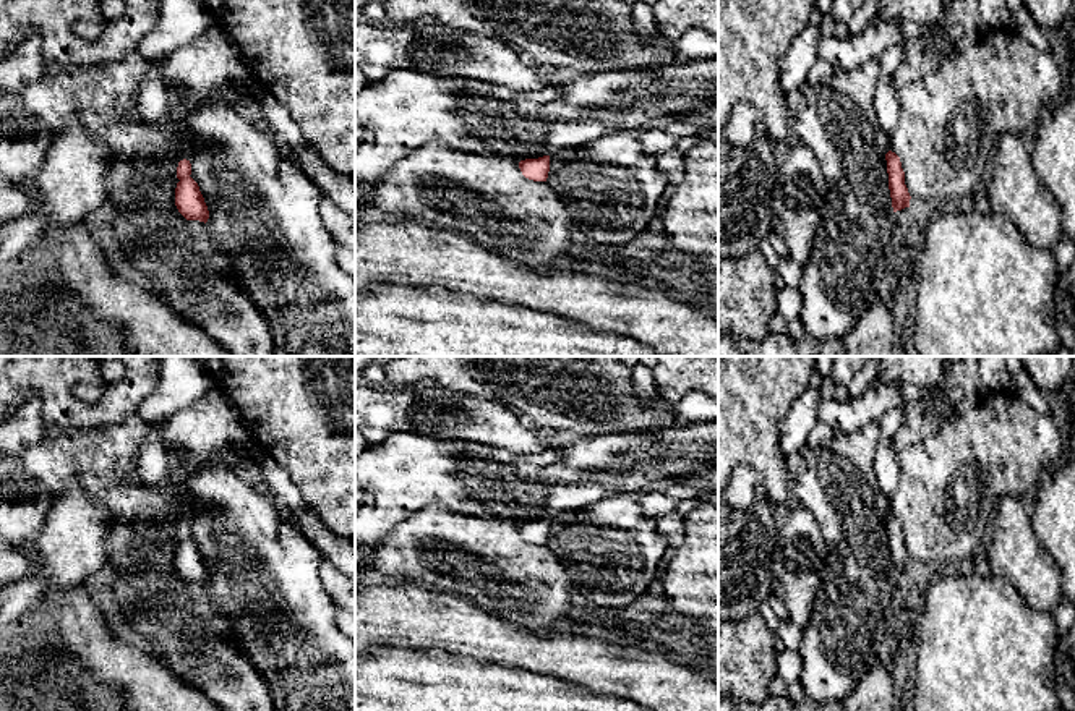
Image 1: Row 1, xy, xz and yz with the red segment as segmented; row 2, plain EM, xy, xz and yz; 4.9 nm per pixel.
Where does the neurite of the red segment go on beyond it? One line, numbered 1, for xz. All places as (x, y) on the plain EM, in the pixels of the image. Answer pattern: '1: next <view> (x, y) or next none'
1: next none

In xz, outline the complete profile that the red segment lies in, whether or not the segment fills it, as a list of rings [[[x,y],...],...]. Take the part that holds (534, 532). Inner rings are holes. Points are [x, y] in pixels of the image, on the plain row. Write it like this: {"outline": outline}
{"outline": [[[550,518],[520,523],[519,531],[529,543],[546,544],[550,534]]]}

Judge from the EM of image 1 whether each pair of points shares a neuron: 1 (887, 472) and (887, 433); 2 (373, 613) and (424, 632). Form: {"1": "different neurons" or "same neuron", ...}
{"1": "same neuron", "2": "same neuron"}

